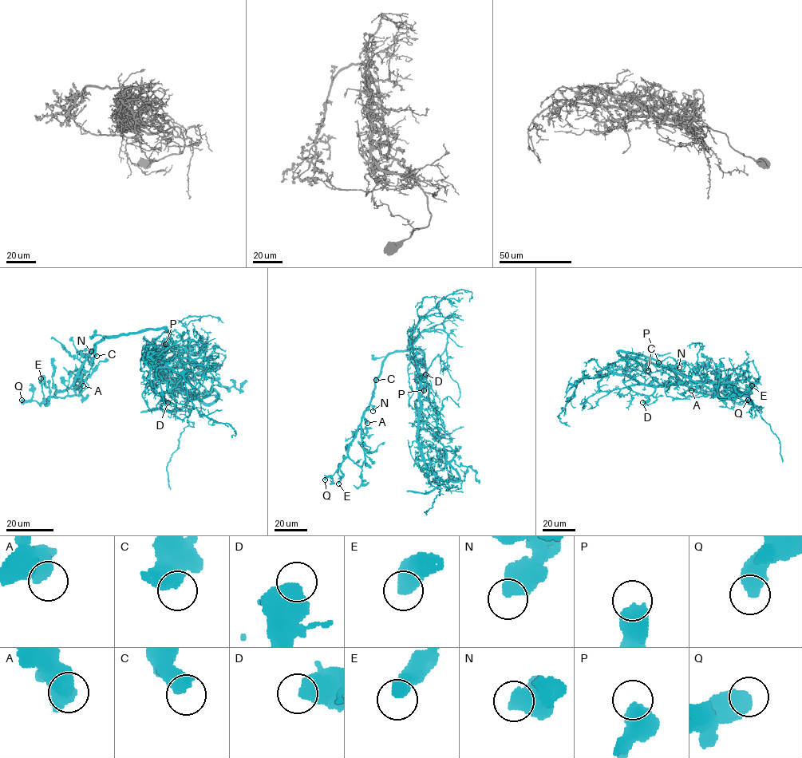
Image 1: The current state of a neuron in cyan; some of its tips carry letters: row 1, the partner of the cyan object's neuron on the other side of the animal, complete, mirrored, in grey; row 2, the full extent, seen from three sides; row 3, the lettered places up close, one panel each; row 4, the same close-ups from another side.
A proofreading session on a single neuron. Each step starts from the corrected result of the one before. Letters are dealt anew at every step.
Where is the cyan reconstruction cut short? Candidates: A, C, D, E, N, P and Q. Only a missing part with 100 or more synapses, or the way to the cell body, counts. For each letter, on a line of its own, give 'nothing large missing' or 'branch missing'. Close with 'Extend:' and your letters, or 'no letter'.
A: nothing large missing
C: nothing large missing
D: nothing large missing
E: nothing large missing
N: nothing large missing
P: nothing large missing
Q: nothing large missing
Extend: no letter

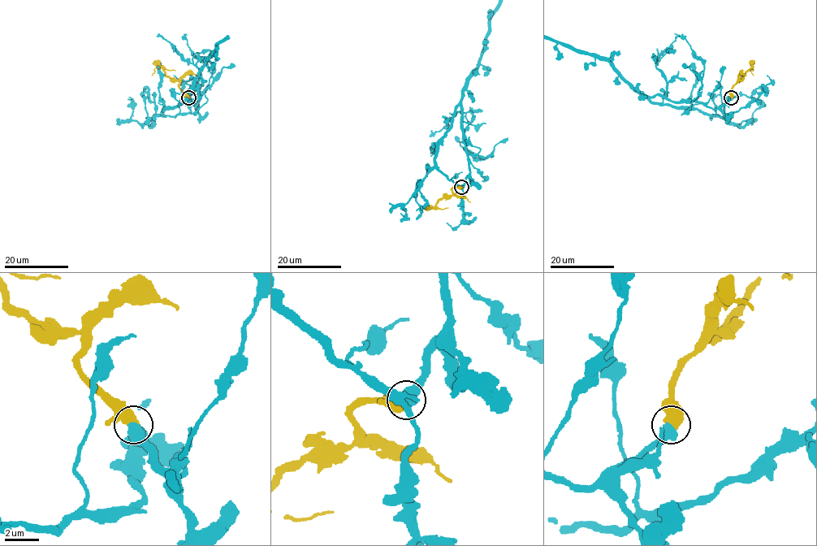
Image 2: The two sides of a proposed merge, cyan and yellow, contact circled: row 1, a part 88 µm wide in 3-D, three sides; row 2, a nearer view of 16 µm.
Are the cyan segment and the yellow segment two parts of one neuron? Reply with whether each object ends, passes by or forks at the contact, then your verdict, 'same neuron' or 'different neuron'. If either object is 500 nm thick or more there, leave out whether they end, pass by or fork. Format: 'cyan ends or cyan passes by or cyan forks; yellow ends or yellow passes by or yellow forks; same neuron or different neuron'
same neuron

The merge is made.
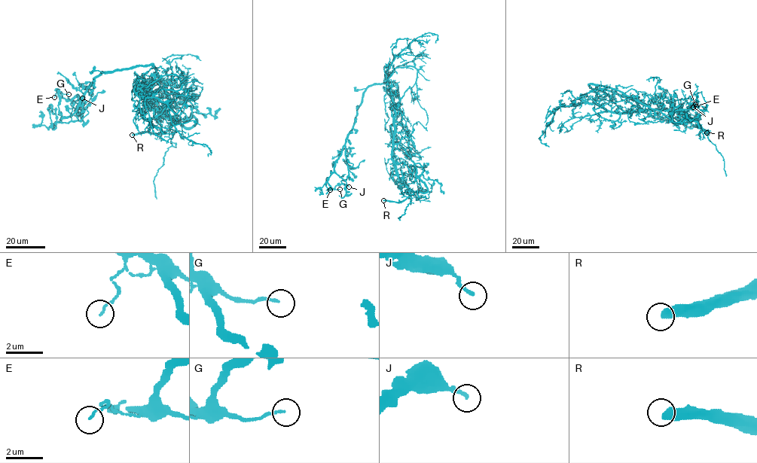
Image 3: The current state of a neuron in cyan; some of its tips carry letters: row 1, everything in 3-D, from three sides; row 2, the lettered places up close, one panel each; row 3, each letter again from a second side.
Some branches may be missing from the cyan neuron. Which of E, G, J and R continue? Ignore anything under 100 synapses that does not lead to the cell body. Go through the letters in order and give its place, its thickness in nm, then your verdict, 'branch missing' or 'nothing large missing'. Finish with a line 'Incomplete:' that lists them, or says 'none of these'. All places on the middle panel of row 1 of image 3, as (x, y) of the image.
E: place (330, 190); calibre 100 nm; nothing large missing
G: place (340, 189); calibre 130 nm; nothing large missing
J: place (349, 187); calibre 190 nm; nothing large missing
R: place (383, 200); calibre 480 nm; branch missing
Incomplete: R

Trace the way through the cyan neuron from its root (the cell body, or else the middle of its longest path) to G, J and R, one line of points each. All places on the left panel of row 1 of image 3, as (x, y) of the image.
G: (156, 69), (148, 65), (103, 72), (89, 85), (77, 105), (81, 117), (71, 101), (61, 95), (68, 94)
J: (156, 69), (148, 65), (103, 72), (89, 85), (77, 105), (81, 117), (71, 102), (76, 96), (82, 98)
R: (156, 69), (176, 117), (179, 120), (193, 116), (196, 122), (184, 127), (174, 120), (161, 133), (132, 135)

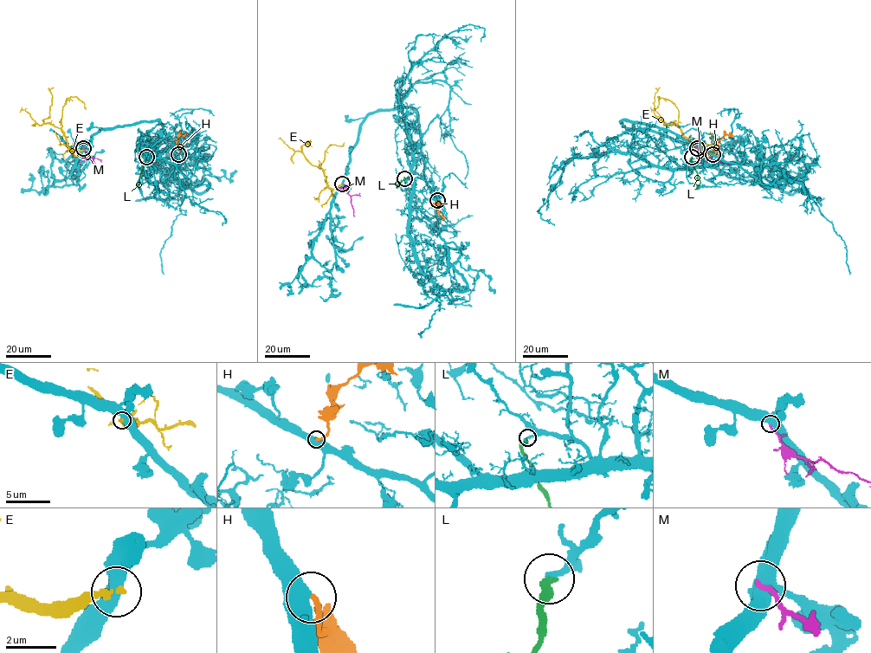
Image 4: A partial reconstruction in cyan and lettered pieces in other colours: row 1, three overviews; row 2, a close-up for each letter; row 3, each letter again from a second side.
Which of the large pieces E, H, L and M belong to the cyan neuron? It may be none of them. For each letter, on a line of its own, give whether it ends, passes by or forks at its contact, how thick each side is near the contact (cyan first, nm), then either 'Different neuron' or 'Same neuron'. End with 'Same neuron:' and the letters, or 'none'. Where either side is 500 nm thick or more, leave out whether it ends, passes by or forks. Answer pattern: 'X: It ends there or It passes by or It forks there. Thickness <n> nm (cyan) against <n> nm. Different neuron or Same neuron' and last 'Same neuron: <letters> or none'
E: Thickness 550 nm (cyan) against 280 nm. Different neuron
H: It ends there. Thickness 440 nm (cyan) against 240 nm. Same neuron
L: It ends there. Thickness 220 nm (cyan) against 400 nm. Same neuron
M: It ends there. Thickness 460 nm (cyan) against 220 nm. Different neuron
Same neuron: H, L

